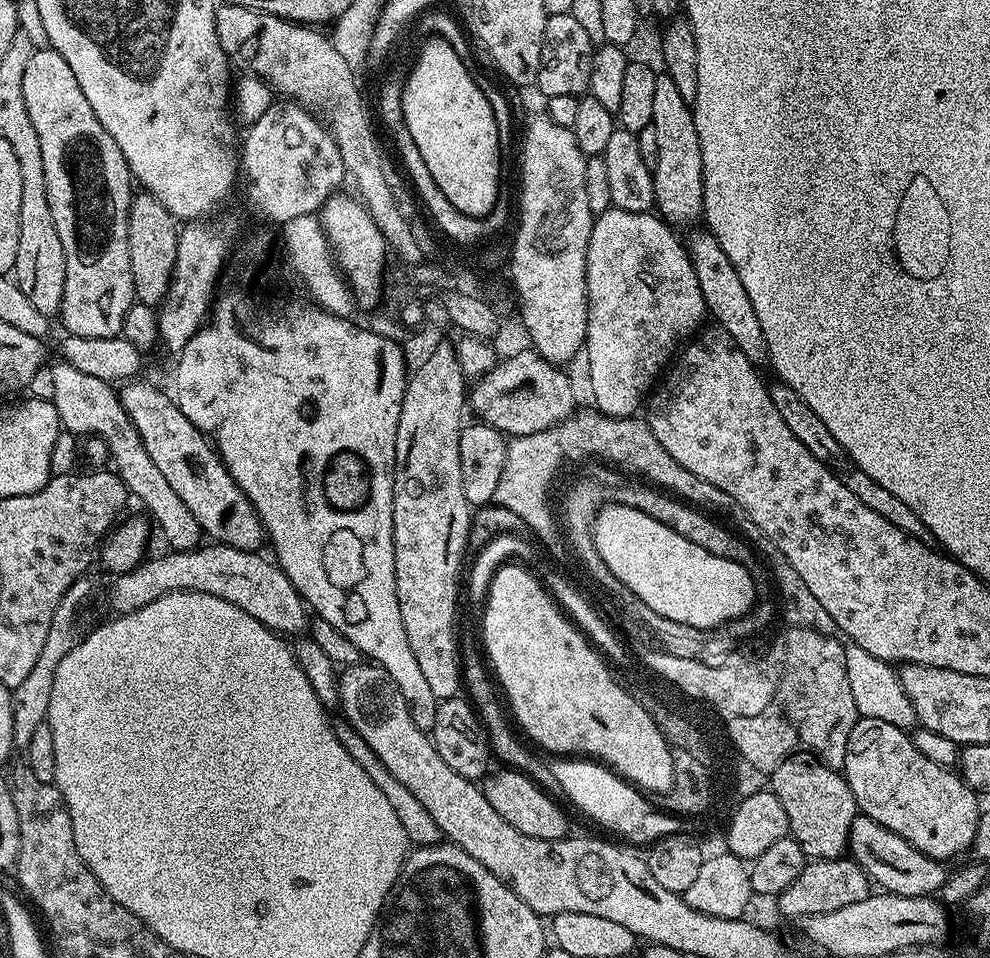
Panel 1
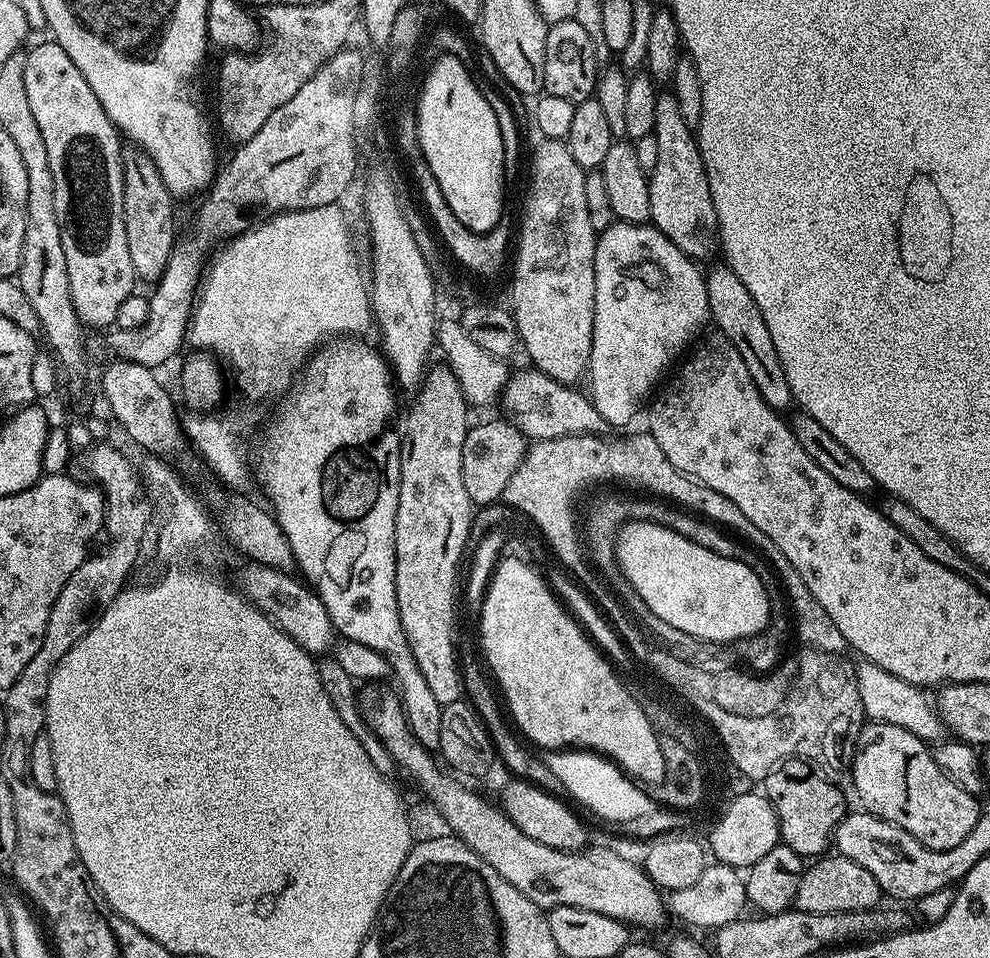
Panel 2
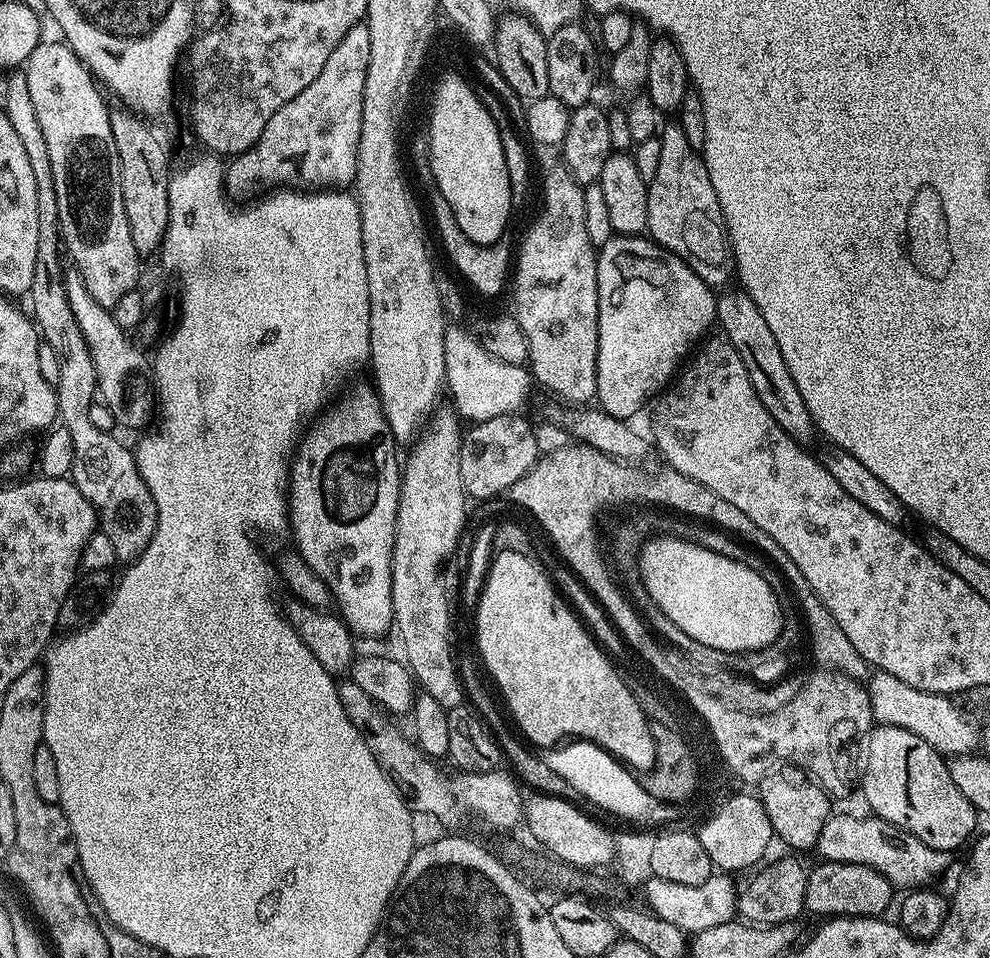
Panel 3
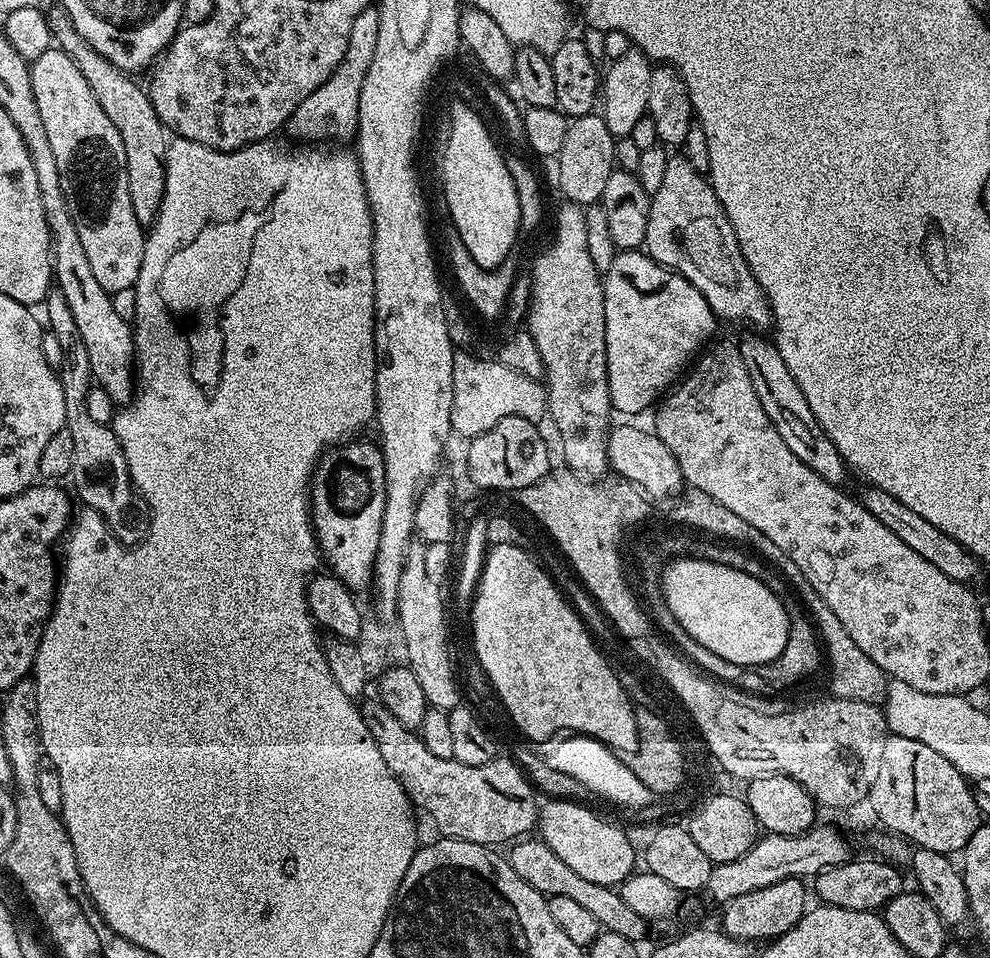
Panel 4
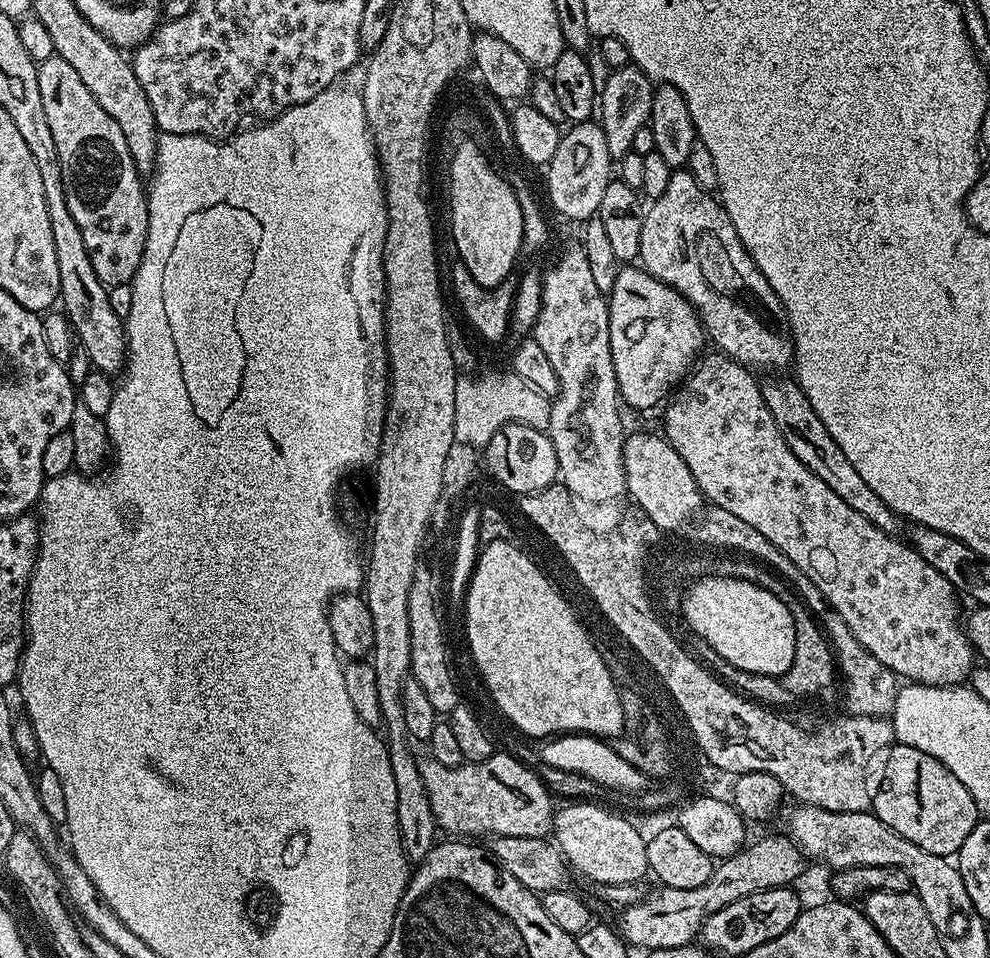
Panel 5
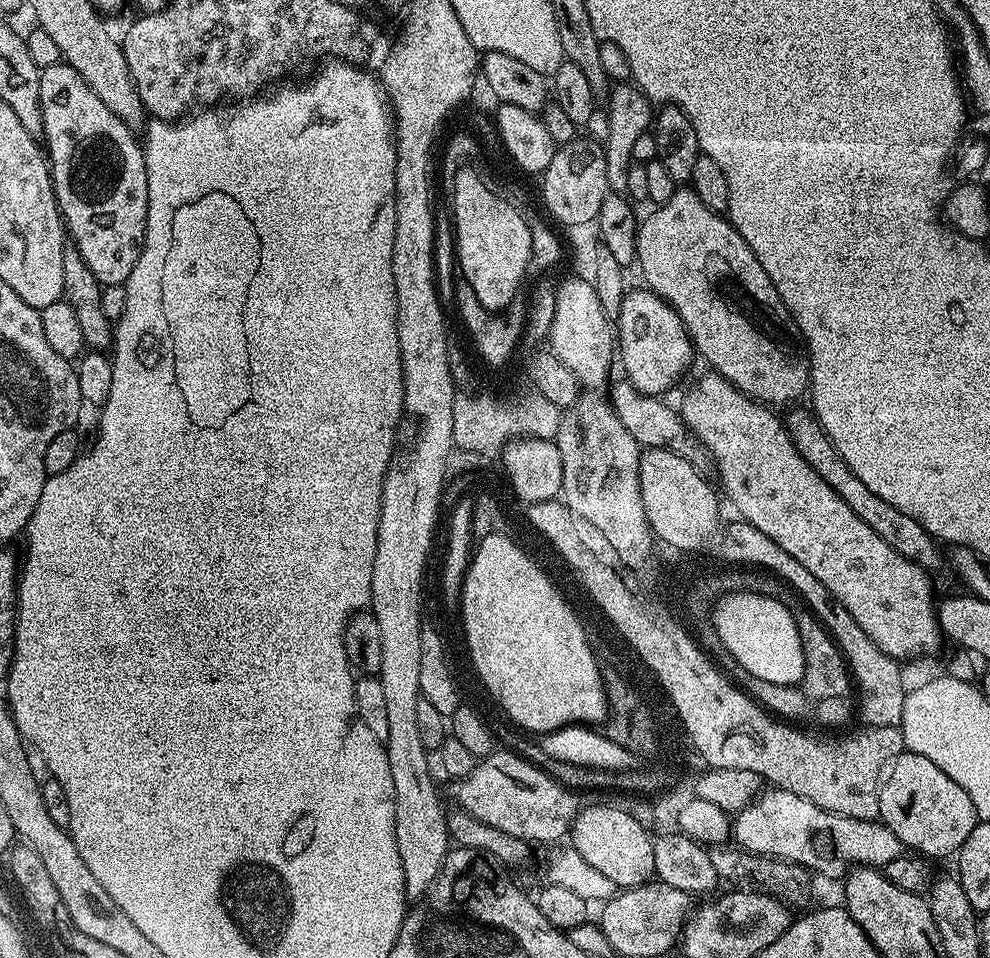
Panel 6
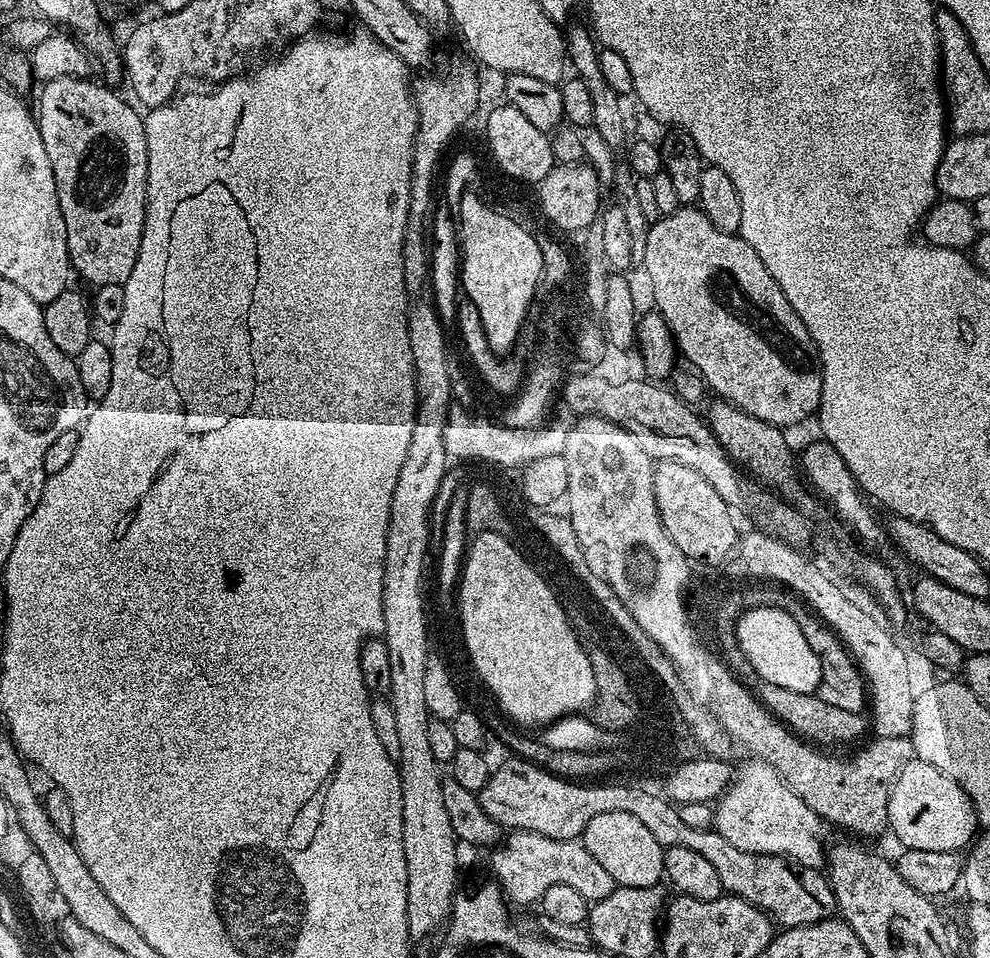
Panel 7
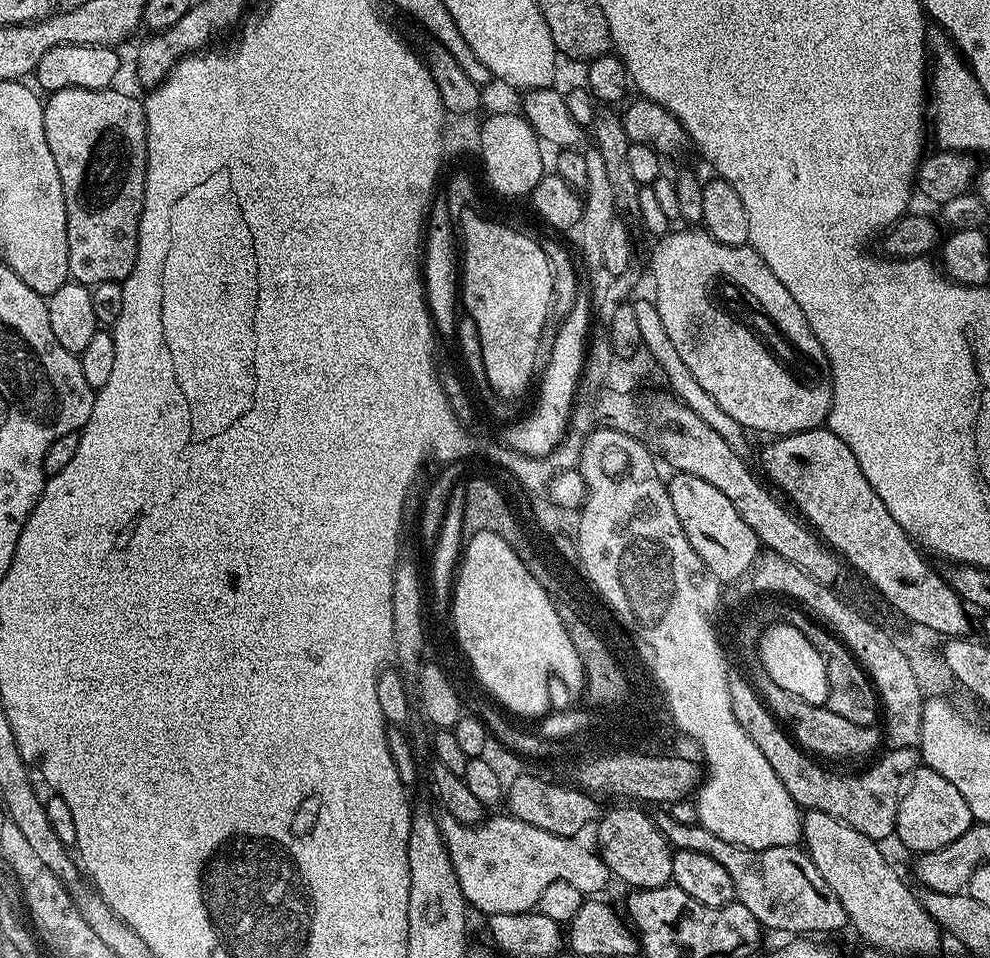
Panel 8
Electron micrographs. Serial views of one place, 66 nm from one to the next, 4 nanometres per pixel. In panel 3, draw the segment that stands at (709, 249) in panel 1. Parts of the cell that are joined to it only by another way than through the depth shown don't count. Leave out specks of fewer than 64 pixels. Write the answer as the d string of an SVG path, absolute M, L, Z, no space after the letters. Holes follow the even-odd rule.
M736 290L733 296L721 295L717 299L716 324L724 331L721 332L723 339L728 340L734 350L738 350L738 358L742 358L746 374L750 374L750 382L754 382L758 398L762 398L762 406L770 410L770 418L774 418L774 422L786 430L790 439L801 446L808 446L818 429L812 422L810 410L806 410L806 402L802 402L802 394L798 394L798 386L794 386L794 378L790 378L790 369L782 358L782 350L778 350L778 341L747 292Z

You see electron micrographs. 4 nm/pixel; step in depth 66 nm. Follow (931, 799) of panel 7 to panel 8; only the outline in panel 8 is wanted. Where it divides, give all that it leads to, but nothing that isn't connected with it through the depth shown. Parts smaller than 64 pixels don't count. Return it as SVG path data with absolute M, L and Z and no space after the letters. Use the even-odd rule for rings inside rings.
M924 766L911 777L900 797L894 836L895 839L900 839L912 854L919 854L950 846L950 842L966 834L973 822L970 806L966 806L966 798L962 798L958 789L951 782L946 782L942 774Z

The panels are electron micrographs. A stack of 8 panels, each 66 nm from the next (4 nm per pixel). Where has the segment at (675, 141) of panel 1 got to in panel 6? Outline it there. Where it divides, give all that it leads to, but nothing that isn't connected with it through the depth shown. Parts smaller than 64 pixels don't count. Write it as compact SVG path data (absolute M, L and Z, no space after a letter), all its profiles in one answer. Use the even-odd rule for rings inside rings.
M677 187L670 202L651 210L653 212L645 220L643 217L636 229L636 264L648 283L645 285L682 318L695 355L699 359L701 356L715 375L726 378L753 400L769 406L795 405L799 401L796 399L810 388L808 349L804 347L804 335L798 330L796 319L782 302L778 290L774 290L770 274L762 270L762 262L754 258L754 250L746 246L742 234L738 234L732 223L721 213L710 210L691 187Z

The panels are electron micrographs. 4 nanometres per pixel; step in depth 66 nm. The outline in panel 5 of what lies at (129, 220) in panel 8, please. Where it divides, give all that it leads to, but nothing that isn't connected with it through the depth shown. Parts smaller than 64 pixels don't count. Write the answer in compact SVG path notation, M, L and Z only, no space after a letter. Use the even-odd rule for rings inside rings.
M53 54L38 64L39 93L46 108L47 121L58 150L58 162L64 168L62 182L66 190L66 206L72 208L74 222L80 224L82 242L86 242L86 254L90 254L96 265L98 278L105 282L130 282L136 273L136 266L142 262L144 253L144 233L146 231L146 207L148 197L145 185L140 185L141 172L130 158L126 138L118 127L118 122L98 106L94 94L86 90L82 78L66 62Z

